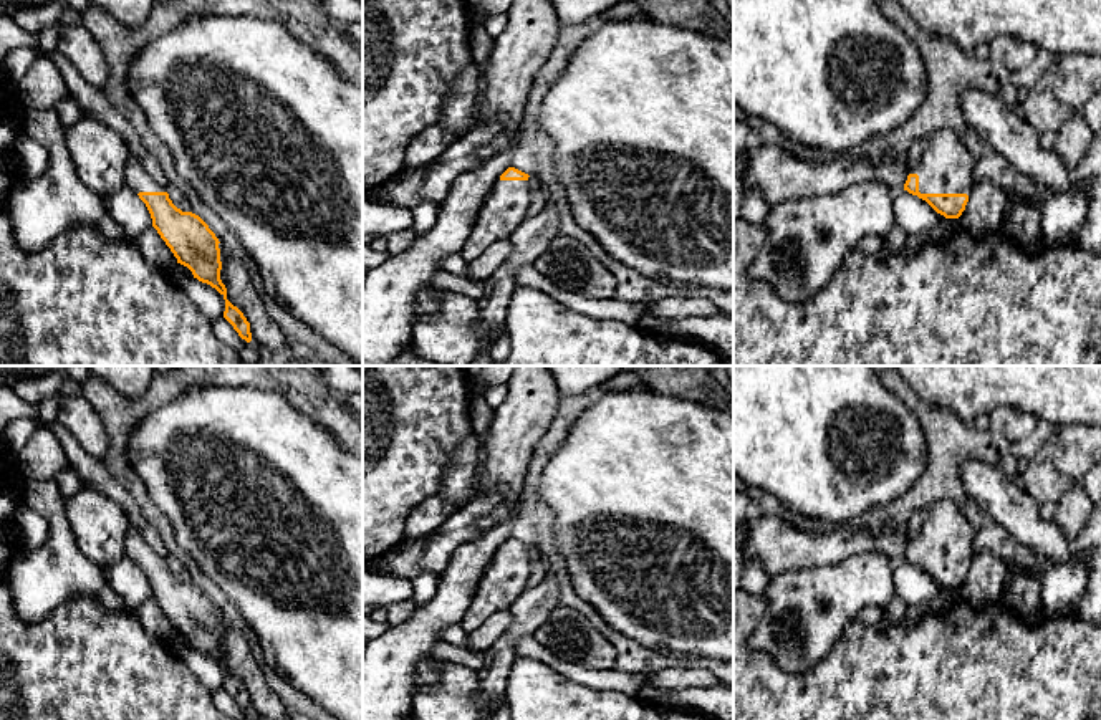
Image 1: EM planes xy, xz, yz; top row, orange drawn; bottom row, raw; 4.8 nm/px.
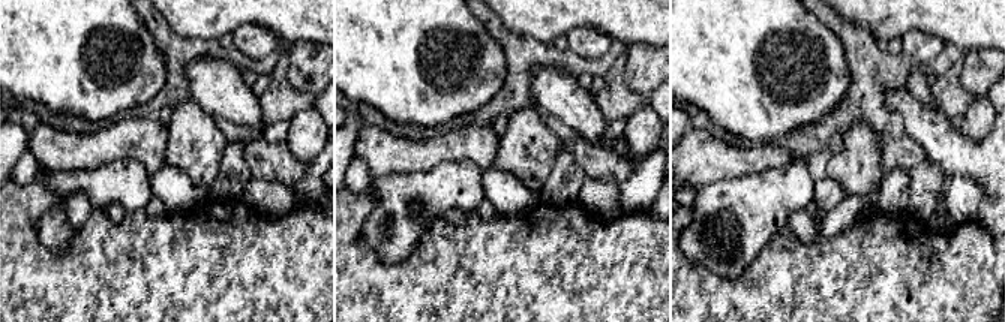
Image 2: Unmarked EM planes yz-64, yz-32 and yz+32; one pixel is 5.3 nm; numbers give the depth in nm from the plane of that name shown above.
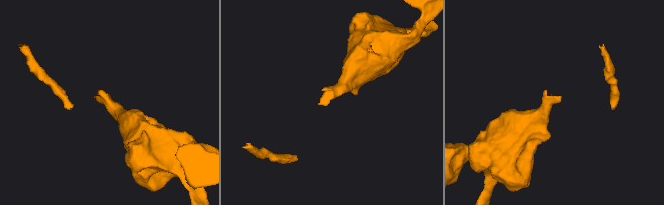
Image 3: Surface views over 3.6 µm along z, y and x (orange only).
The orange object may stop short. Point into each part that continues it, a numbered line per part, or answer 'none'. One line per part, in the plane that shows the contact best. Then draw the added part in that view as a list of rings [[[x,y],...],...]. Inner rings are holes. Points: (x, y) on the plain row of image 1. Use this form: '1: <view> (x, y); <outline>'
1: yz (946, 537); [[[954,502],[934,503],[922,521],[921,533],[909,541],[919,546],[921,564],[967,564],[974,563],[974,540],[977,526]]]

